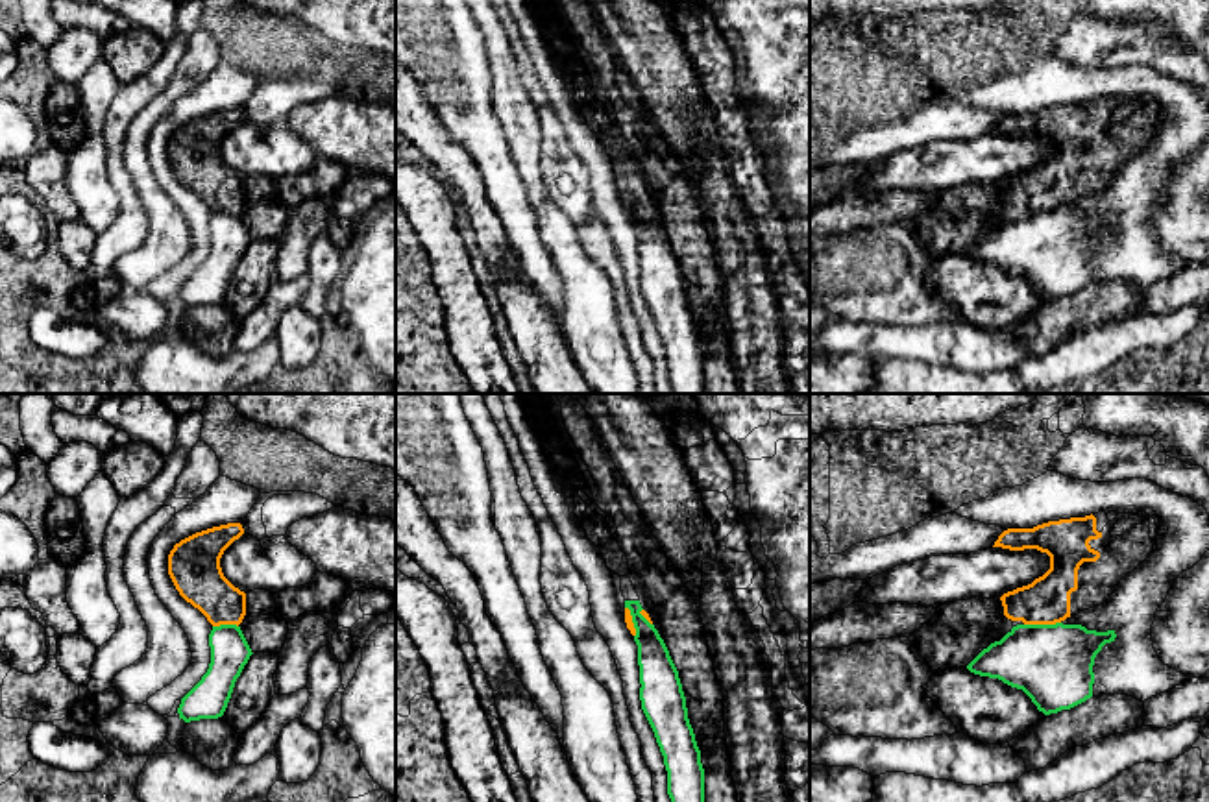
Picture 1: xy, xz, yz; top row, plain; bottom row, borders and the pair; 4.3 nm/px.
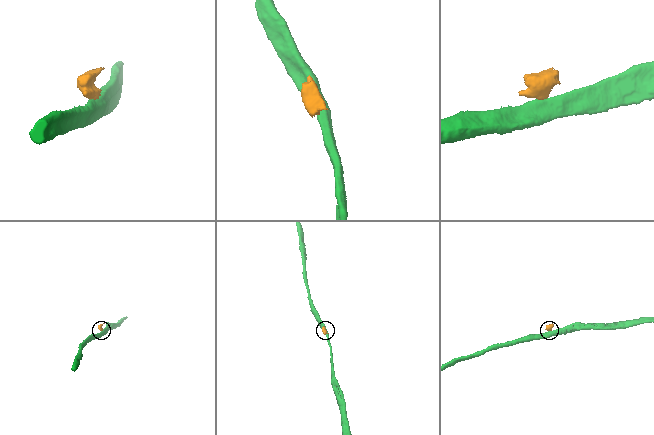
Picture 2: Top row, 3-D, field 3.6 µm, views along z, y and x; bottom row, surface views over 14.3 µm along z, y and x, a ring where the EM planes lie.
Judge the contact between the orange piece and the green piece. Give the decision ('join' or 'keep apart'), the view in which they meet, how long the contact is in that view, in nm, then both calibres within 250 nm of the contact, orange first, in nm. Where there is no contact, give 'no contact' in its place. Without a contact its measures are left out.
keep apart; meets orange in yz; contact 160 nm long; 200 nm thick on the orange side, 360 nm on the other

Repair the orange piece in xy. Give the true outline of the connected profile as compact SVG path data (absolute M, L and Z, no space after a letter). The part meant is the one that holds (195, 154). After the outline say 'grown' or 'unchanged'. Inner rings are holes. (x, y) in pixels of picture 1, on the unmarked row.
M240 109L213 113L181 126L168 140L168 161L176 176L213 213L238 213L246 201L246 179L220 153L224 137L242 120Z | unchanged

